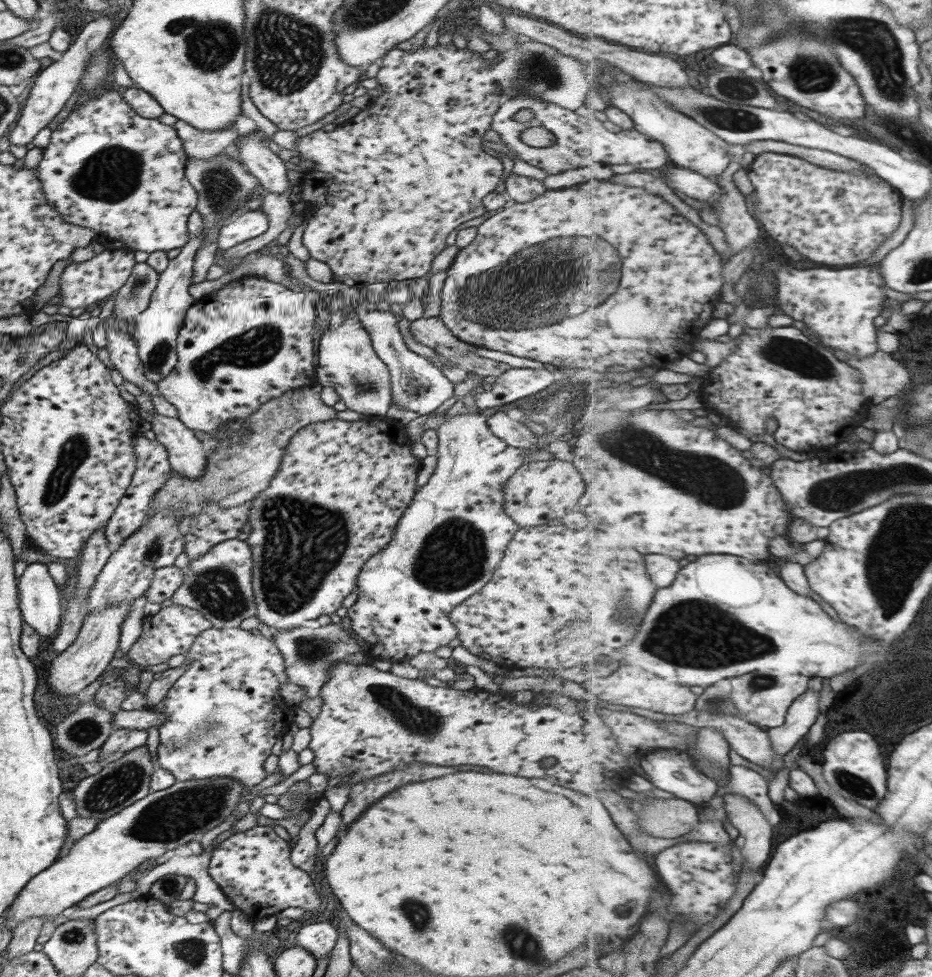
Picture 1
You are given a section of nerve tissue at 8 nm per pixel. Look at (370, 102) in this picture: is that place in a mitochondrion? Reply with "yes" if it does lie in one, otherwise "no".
no

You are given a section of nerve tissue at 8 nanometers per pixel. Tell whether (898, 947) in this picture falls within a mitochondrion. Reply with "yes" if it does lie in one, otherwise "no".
no

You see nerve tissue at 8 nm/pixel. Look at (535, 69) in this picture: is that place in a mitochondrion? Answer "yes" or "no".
yes

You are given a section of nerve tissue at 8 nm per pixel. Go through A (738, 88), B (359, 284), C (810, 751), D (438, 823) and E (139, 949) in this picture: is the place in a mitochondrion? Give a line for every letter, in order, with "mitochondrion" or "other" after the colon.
A: mitochondrion
B: other
C: other
D: other
E: other

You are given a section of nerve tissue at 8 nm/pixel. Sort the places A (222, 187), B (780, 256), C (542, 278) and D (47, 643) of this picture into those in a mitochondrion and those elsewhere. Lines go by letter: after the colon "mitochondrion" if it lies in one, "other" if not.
A: mitochondrion
B: other
C: mitochondrion
D: other

